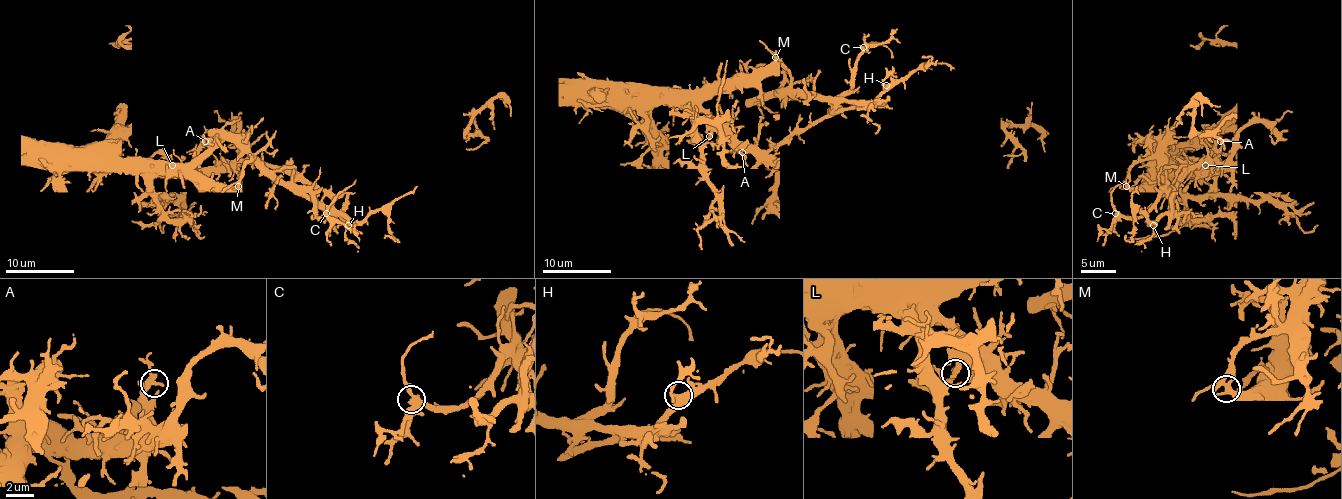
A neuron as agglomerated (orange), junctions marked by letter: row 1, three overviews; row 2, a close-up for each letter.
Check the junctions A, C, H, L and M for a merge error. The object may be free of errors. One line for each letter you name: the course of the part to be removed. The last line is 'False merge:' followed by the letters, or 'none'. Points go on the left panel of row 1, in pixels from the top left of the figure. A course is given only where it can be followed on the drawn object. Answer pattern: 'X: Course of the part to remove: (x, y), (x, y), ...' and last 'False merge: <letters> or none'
M: Course of the part to remove: (238, 186), (241, 168), (253, 158), (355, 222), (381, 210), (393, 239), (384, 236)
False merge: M

